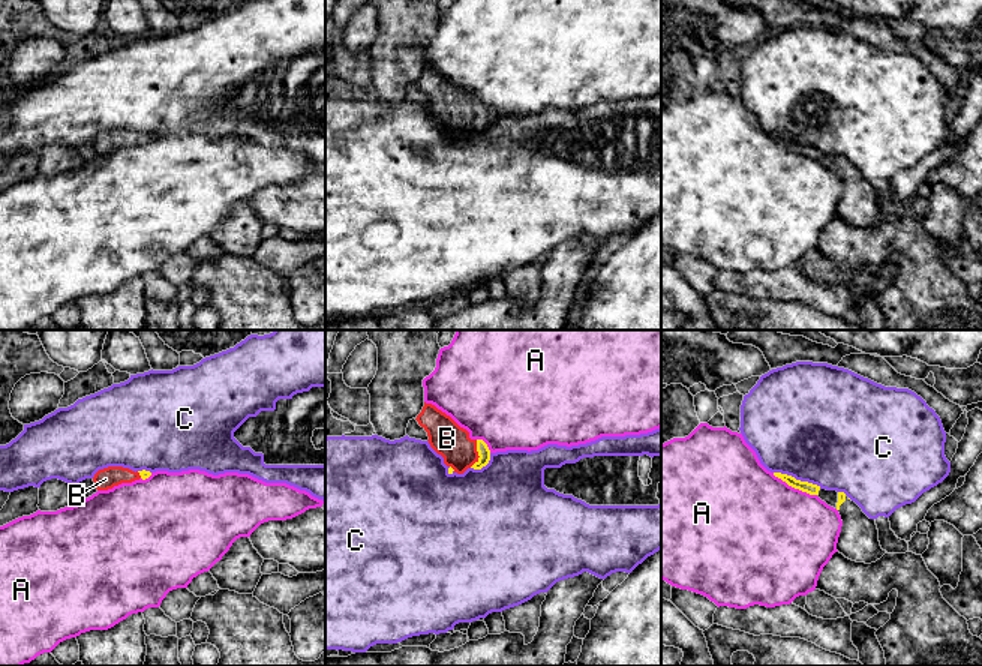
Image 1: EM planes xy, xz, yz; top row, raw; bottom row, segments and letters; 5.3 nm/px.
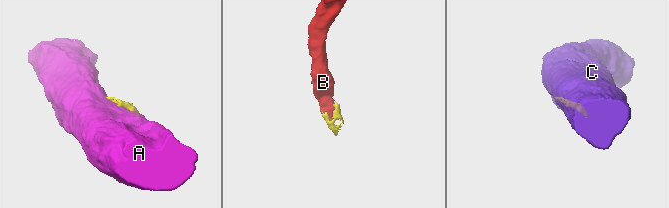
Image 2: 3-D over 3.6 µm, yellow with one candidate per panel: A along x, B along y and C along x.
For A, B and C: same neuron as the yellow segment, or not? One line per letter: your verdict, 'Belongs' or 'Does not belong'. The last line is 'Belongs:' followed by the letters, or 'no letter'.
A: Does not belong
B: Belongs
C: Does not belong
Belongs: B

